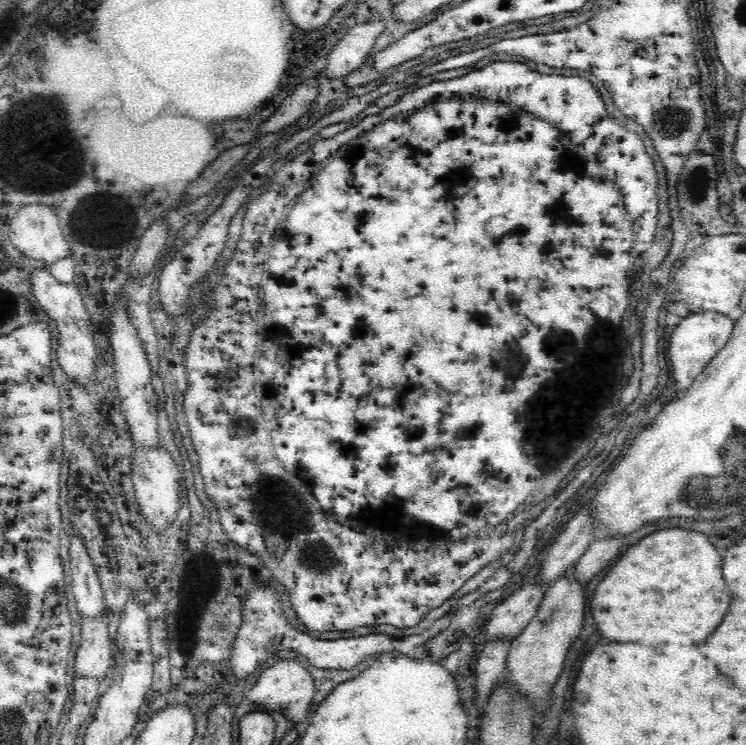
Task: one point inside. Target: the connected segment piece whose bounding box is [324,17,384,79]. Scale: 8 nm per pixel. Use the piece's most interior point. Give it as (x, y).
(351, 51)

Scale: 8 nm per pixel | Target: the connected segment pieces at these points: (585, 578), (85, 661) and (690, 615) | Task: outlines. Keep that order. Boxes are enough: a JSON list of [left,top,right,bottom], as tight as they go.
[[572,537,622,590],[75,612,114,680],[590,528,730,644]]

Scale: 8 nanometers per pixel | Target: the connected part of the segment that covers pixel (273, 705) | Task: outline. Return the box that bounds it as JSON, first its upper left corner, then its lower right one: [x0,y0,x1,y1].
[248,660,316,724]

